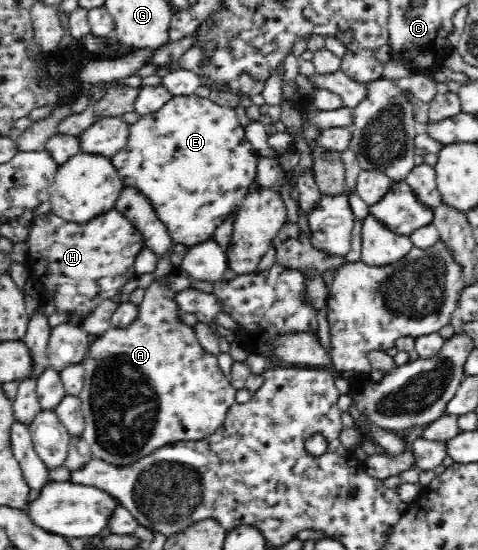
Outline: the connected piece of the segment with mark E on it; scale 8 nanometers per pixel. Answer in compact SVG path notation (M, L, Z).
M196 94L177 95L159 111L129 125L128 133L125 148L111 158L124 188L133 188L149 200L154 214L169 230L175 244L191 247L211 240L215 228L241 205L248 186L256 177L260 157L245 138L245 130L239 125L235 110L217 106L209 98Z

